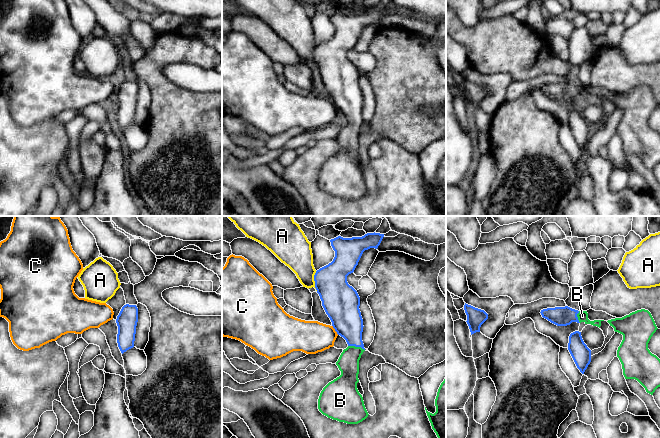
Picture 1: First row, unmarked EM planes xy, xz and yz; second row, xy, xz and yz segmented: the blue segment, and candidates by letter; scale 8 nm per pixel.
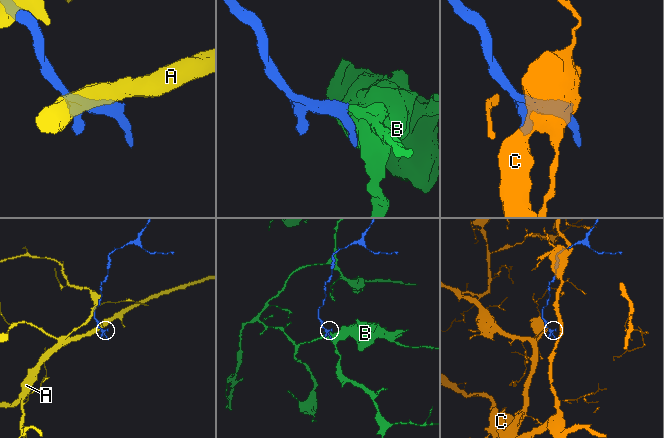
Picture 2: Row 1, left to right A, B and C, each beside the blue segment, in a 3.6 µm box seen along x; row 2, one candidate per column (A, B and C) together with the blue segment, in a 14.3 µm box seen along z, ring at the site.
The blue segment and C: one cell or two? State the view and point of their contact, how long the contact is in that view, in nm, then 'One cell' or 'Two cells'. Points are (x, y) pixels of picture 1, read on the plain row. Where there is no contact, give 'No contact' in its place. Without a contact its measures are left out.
Touches blue at xz (335, 106). Shared border 90 nm. Two cells

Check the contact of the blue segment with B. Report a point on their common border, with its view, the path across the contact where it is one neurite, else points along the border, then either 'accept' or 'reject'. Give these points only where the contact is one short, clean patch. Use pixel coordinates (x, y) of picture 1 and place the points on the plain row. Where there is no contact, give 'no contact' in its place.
xz (356, 122) | across xz (346, 94), (356, 122), (348, 139) | accept

